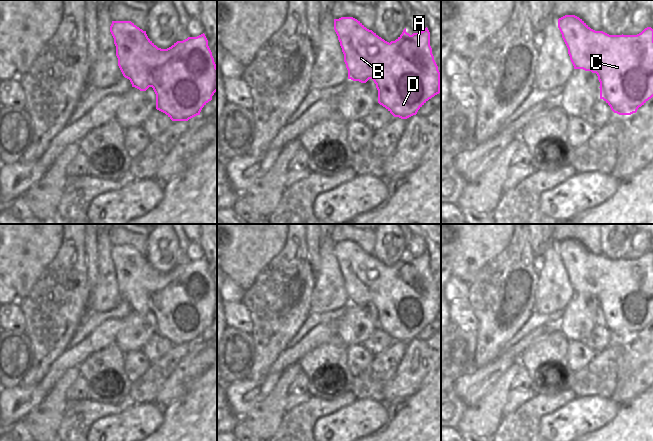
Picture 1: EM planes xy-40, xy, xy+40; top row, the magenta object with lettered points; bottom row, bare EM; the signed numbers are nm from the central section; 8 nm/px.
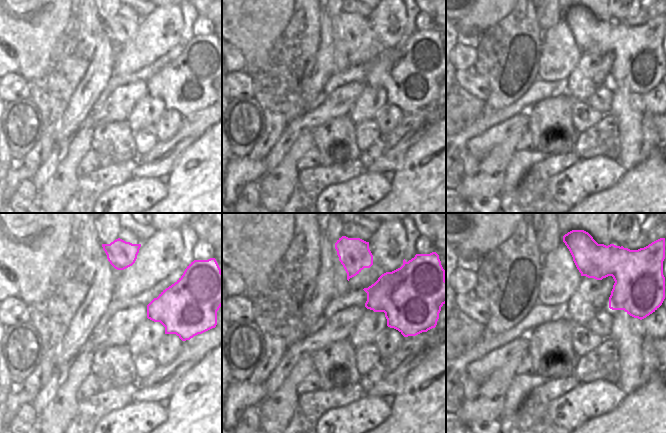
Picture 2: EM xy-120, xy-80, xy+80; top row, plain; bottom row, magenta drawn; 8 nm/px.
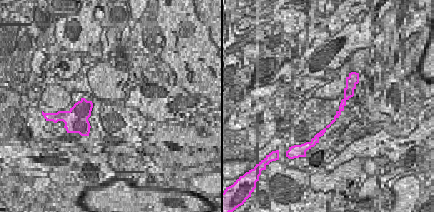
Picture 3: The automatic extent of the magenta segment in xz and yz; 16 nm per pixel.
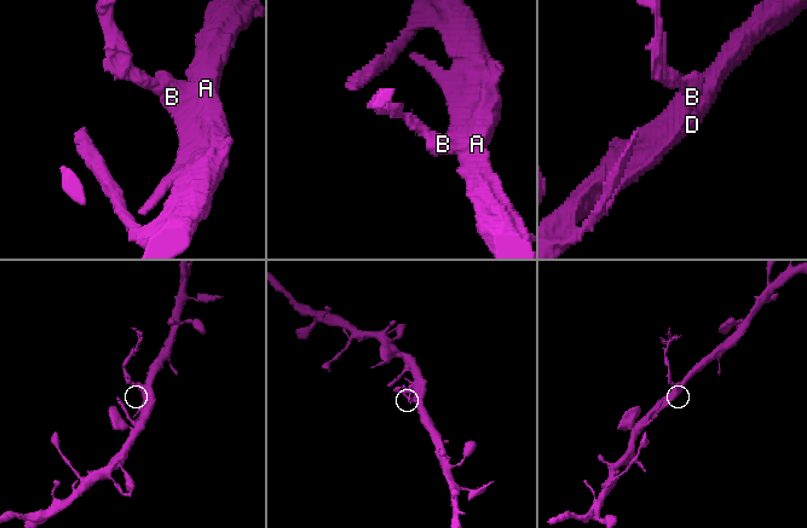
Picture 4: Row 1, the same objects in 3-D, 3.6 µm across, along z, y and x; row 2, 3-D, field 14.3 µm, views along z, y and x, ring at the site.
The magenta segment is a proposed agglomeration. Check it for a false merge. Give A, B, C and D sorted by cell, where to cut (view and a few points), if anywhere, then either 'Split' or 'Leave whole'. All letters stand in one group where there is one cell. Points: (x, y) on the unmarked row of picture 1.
Groups: A C D / B. Split along xy+40 (614, 259), (597, 284), (602, 292), (596, 297). Split.

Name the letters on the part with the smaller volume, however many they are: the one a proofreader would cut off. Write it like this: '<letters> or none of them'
B.

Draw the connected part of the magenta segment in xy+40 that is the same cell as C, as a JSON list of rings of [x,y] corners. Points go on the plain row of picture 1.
[[[645,252],[637,259],[614,259],[614,268],[607,269],[597,287],[603,292],[597,296],[600,306],[600,323],[603,323],[614,337],[631,339],[653,321],[653,253]]]

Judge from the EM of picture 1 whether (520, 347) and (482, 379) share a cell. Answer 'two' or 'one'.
one

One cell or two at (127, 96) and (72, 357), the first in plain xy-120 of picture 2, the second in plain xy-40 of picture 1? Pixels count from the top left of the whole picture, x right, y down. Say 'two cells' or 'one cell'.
one cell

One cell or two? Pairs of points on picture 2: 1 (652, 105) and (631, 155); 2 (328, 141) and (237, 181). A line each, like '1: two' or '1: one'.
1: two
2: two

